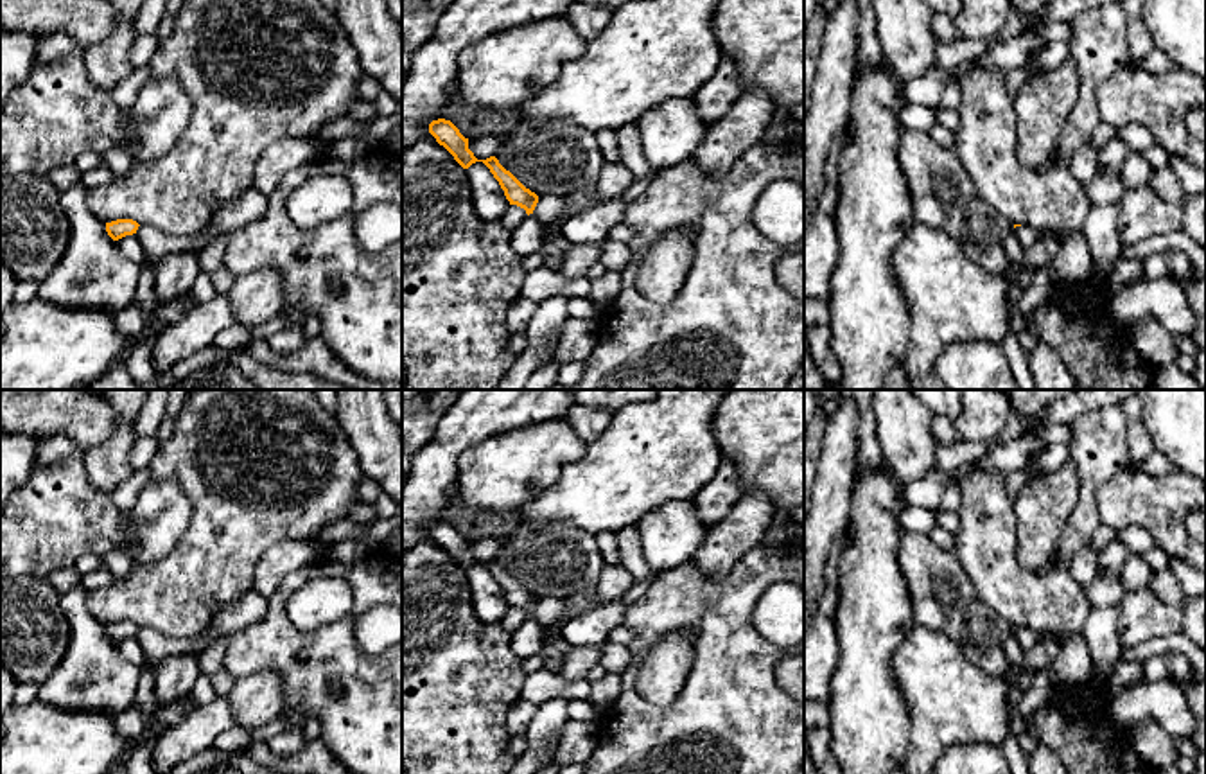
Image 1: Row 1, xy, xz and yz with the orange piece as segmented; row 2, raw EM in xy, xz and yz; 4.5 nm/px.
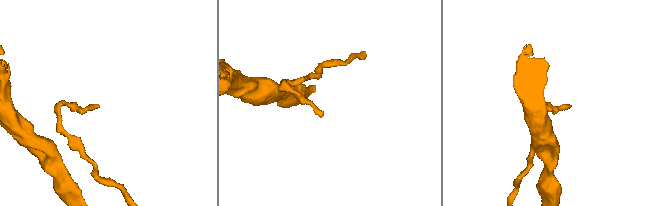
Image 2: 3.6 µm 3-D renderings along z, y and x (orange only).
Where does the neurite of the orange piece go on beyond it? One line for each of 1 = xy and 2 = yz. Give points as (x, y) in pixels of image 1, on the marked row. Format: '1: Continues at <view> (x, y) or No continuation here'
1: No continuation here
2: No continuation here

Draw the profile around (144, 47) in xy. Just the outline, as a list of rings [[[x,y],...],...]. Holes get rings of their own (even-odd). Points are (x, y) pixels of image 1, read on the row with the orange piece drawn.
[[[154,34],[136,36],[131,45],[131,65],[133,68],[149,66],[151,57],[158,48],[158,40]]]

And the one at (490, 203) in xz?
[[[483,162],[472,163],[467,172],[467,185],[474,210],[483,221],[499,221],[506,214],[510,201],[499,181]]]

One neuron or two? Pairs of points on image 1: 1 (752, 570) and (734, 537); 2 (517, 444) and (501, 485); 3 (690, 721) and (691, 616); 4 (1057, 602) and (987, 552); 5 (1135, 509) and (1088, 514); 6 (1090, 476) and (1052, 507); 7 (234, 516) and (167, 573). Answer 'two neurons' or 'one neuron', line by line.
1: two neurons
2: one neuron
3: one neuron
4: one neuron
5: two neurons
6: two neurons
7: one neuron

